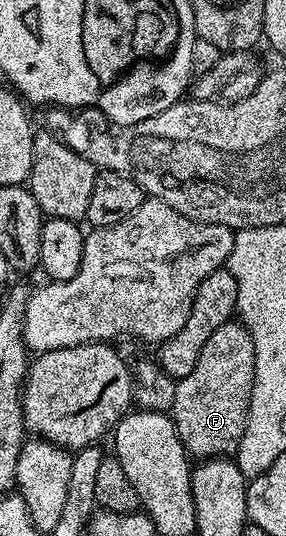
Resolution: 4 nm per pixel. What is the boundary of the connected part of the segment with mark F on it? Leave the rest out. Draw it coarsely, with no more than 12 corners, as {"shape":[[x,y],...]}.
{"shape":[[239,320],[206,339],[170,410],[189,458],[235,454],[254,339]]}

